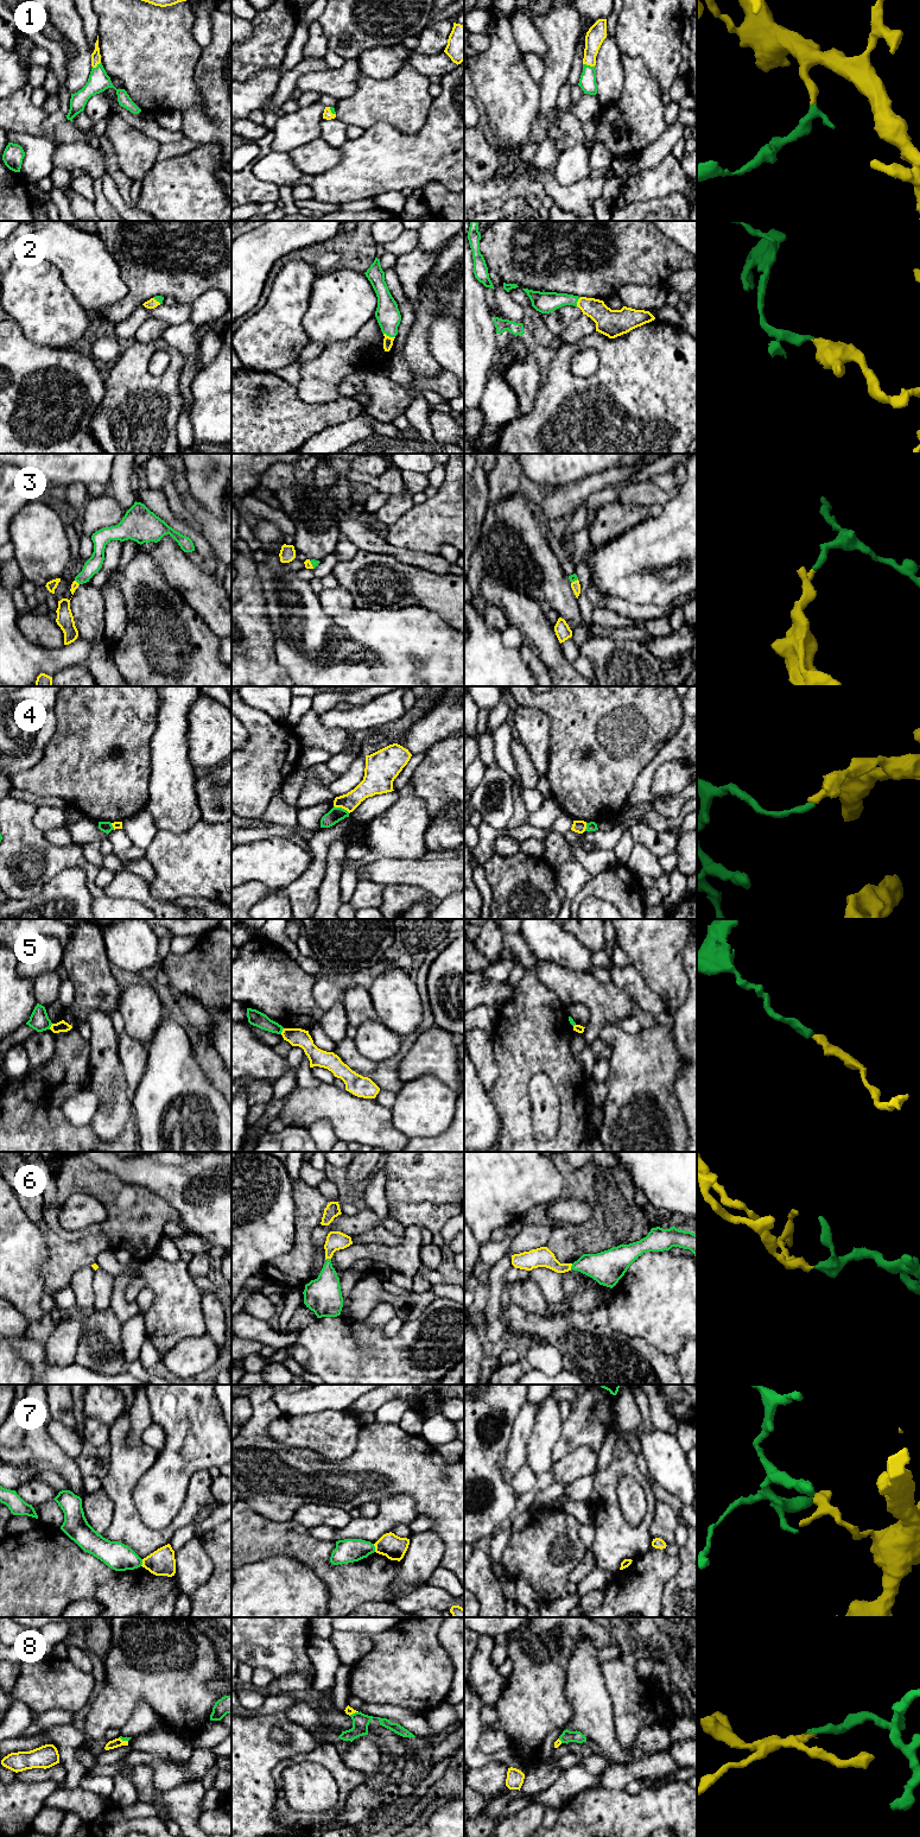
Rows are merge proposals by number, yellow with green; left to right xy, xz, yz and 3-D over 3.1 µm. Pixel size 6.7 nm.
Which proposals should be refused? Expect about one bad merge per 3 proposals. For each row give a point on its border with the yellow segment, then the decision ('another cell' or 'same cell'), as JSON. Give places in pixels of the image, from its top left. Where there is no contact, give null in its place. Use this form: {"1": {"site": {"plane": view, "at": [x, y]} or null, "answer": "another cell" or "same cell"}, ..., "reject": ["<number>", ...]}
{"1": {"site": {"plane": "yz", "at": [589, 64]}, "answer": "same cell"}, "2": {"site": {"plane": "xz", "at": [388, 336]}, "answer": "same cell"}, "3": {"site": {"plane": "xz", "at": [311, 564]}, "answer": "same cell"}, "4": {"site": {"plane": "xz", "at": [342, 808]}, "answer": "another cell"}, "5": {"site": {"plane": "xy", "at": [51, 1026]}, "answer": "another cell"}, "6": {"site": {"plane": "yz", "at": [571, 1265]}, "answer": "same cell"}, "7": {"site": {"plane": "xz", "at": [375, 1547]}, "answer": "another cell"}, "8": {"site": {"plane": "xy", "at": [124, 1741]}, "answer": "another cell"}, "reject": ["4", "5", "7", "8"]}

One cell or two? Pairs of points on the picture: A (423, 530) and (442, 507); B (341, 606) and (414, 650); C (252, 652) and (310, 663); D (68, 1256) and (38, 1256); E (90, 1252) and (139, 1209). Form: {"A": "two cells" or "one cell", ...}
{"A": "one cell", "B": "two cells", "C": "two cells", "D": "two cells", "E": "two cells"}

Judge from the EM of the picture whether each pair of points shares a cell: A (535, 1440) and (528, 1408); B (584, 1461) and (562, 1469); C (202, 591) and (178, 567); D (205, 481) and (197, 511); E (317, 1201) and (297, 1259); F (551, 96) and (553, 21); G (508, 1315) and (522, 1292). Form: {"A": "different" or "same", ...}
{"A": "different", "B": "same", "C": "same", "D": "different", "E": "same", "F": "same", "G": "different"}

